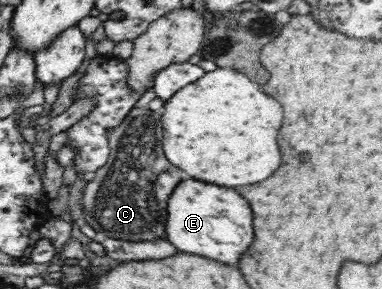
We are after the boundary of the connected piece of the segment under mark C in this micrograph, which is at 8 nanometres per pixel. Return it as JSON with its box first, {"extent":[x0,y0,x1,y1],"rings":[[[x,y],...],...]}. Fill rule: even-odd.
{"extent":[83,108,180,241],"rings":[[[132,108],[124,121],[107,136],[110,155],[106,165],[90,178],[83,188],[84,222],[105,238],[126,241],[153,241],[167,238],[167,199],[180,181],[176,167],[170,167],[160,137],[162,110]]]}

